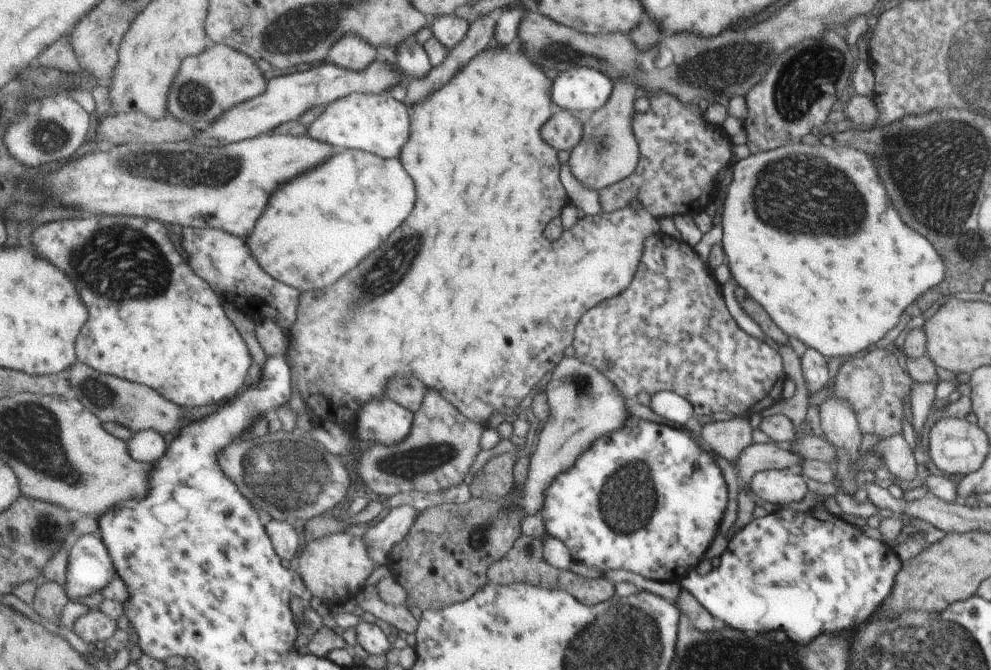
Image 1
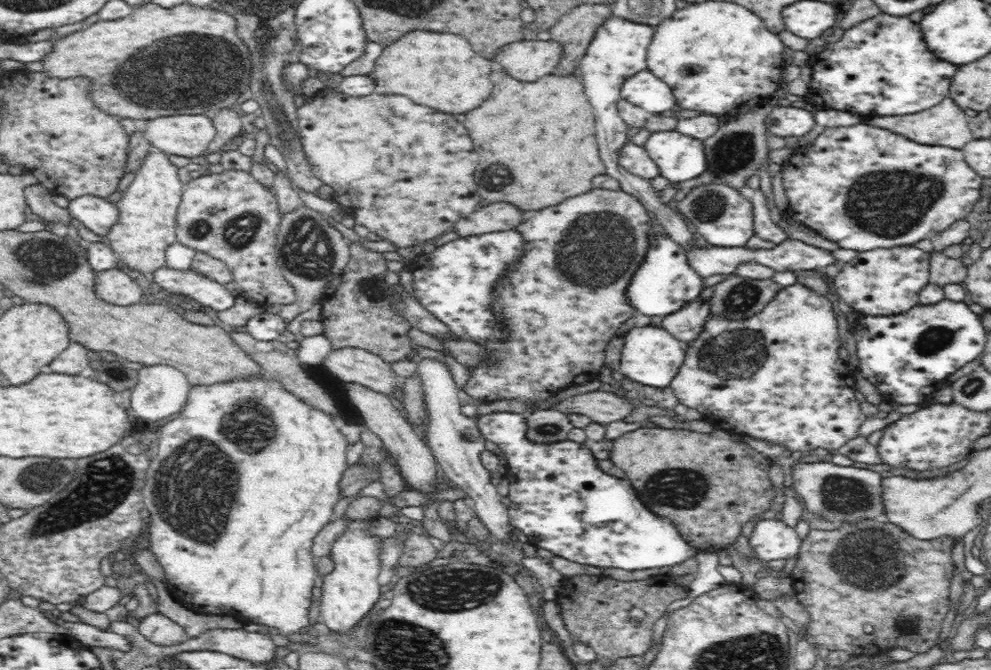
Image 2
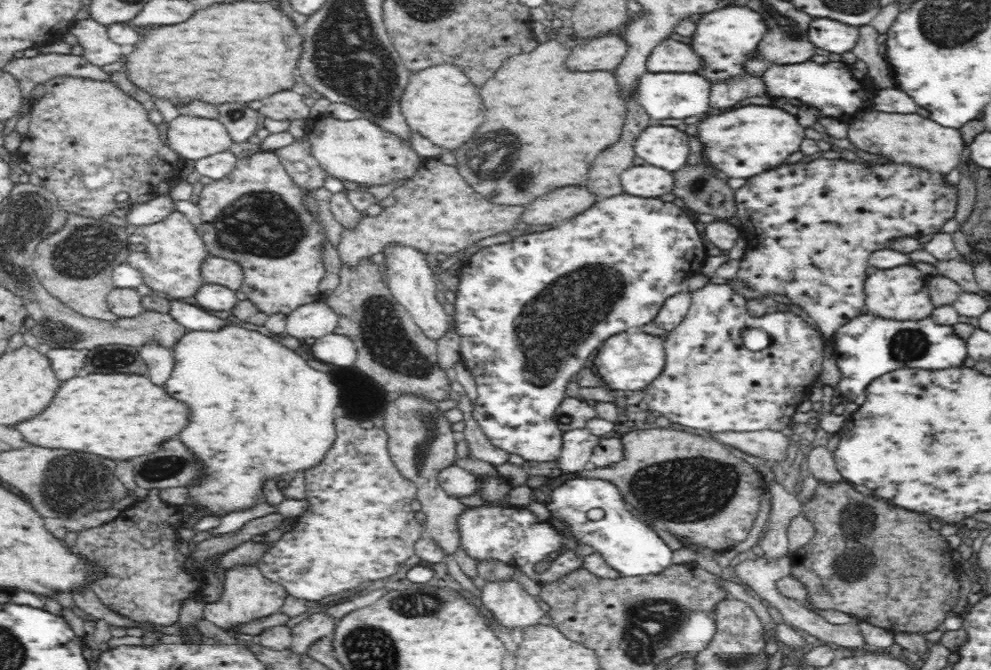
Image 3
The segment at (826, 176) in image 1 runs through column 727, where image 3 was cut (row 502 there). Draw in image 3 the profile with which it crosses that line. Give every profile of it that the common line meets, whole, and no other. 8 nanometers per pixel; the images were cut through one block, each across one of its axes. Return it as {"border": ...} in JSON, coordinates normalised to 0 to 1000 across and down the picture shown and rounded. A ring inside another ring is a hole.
{"border":[[[226,485],[220,493],[214,496],[208,494],[191,494],[186,499],[175,516],[175,530],[177,542],[175,554],[172,561],[172,567],[168,570],[168,582],[174,594],[190,603],[190,609],[194,609],[194,627],[190,627],[190,639],[186,639],[185,643],[180,648],[180,658],[182,658],[189,670],[190,676],[202,691],[202,707],[187,727],[189,734],[188,749],[190,755],[196,755],[198,764],[202,770],[218,770],[218,773],[226,773],[234,764],[248,764],[248,761],[254,761],[258,758],[260,752],[269,749],[268,737],[266,736],[266,721],[269,716],[281,716],[283,710],[289,707],[298,709],[298,706],[309,706],[317,696],[321,696],[327,681],[332,675],[333,666],[340,657],[340,643],[338,631],[341,624],[339,618],[339,609],[341,609],[341,579],[339,573],[333,567],[333,561],[329,555],[321,555],[317,549],[313,549],[309,543],[309,537],[305,531],[301,531],[299,525],[291,522],[284,512],[276,510],[272,504],[268,504],[266,499],[262,496],[254,496],[254,493],[248,493],[248,490],[238,487]]]}

